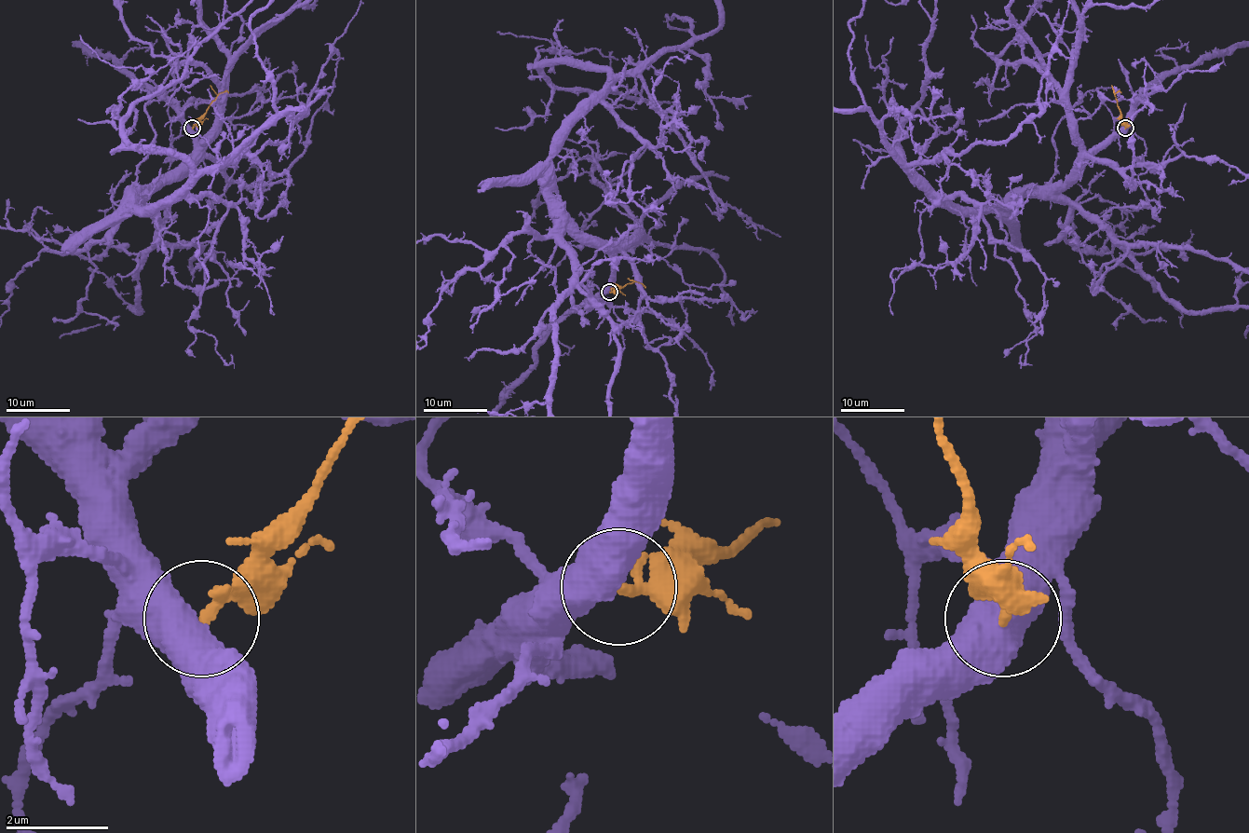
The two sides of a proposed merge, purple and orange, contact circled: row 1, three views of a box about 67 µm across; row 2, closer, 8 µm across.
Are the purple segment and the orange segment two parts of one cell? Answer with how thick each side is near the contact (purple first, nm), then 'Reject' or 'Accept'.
Thickness 550 nm (purple) against 280 nm. Accept

